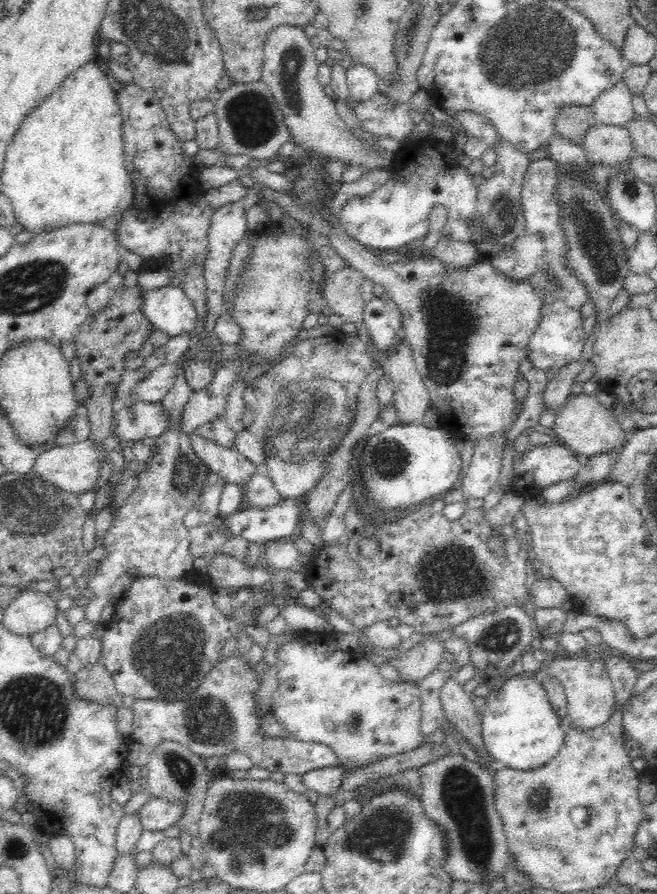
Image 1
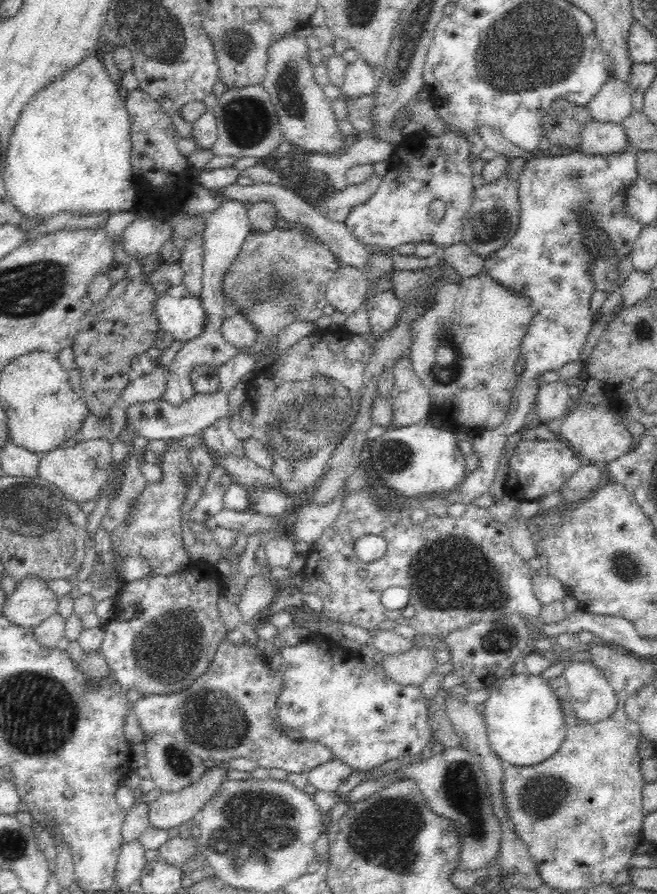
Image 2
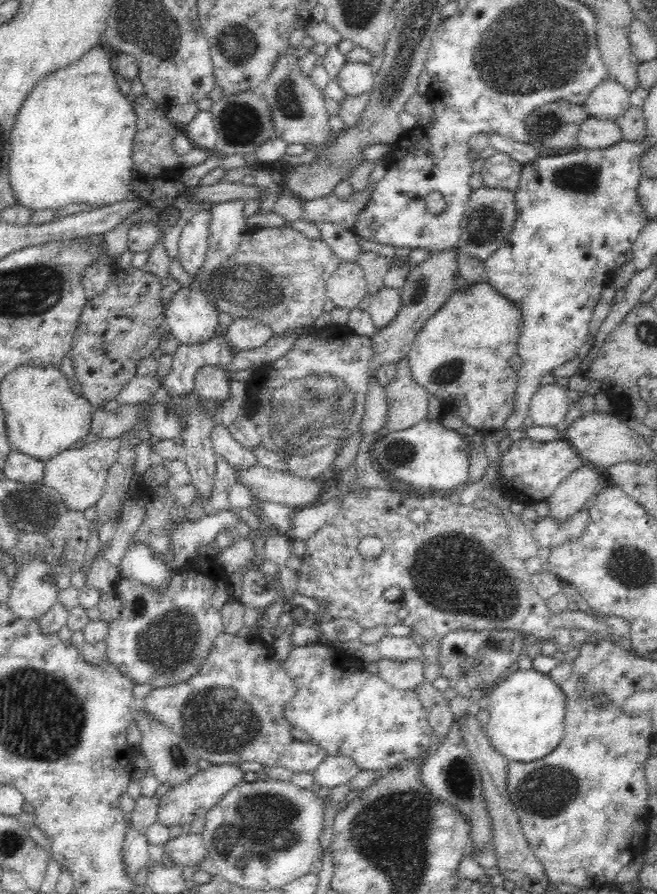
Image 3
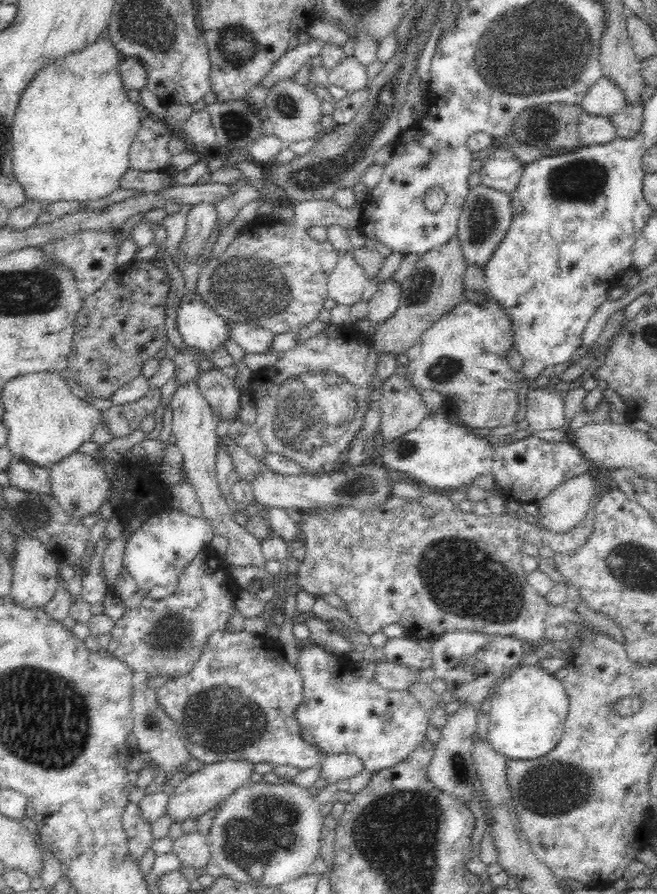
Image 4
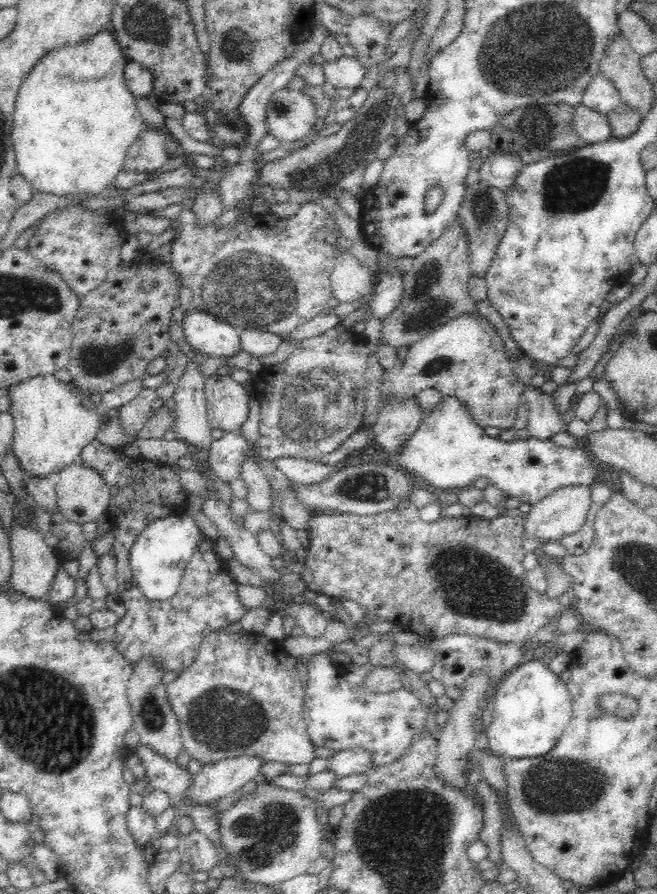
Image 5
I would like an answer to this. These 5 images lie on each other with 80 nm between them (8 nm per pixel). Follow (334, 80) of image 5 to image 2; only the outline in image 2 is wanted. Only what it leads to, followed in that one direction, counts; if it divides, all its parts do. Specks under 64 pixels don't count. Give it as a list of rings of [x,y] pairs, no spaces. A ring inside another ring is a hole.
[[[357,59],[347,64],[343,84],[343,96],[347,99],[357,99],[375,92],[378,81],[374,77],[372,68],[368,63]]]

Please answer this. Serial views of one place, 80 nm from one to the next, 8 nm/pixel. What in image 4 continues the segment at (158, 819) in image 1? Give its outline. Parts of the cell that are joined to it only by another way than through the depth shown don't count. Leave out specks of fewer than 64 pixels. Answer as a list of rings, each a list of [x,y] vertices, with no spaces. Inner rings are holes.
[[[225,760],[222,762],[205,764],[201,769],[190,774],[180,786],[169,790],[166,812],[172,822],[184,822],[186,819],[198,819],[205,812],[212,810],[228,799],[242,784],[249,780],[252,770],[252,763],[246,760]]]

